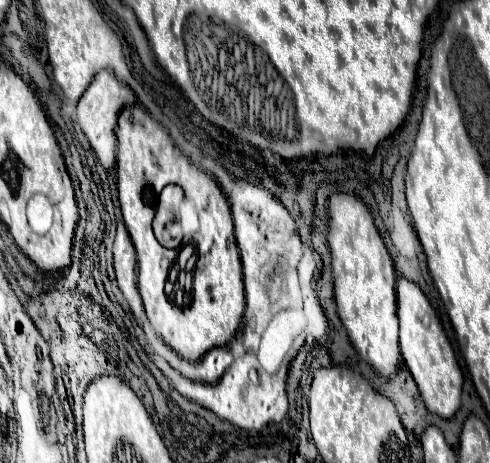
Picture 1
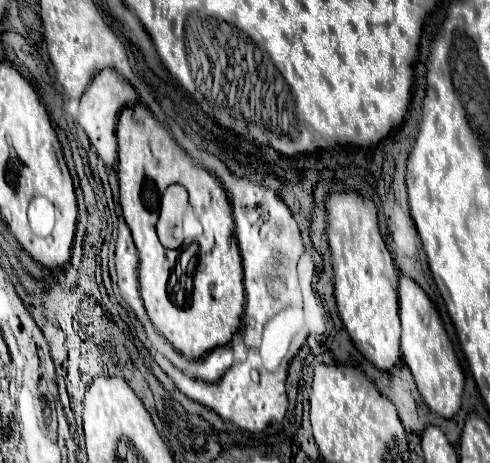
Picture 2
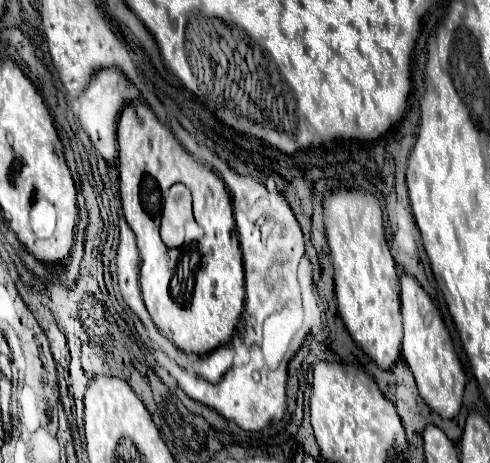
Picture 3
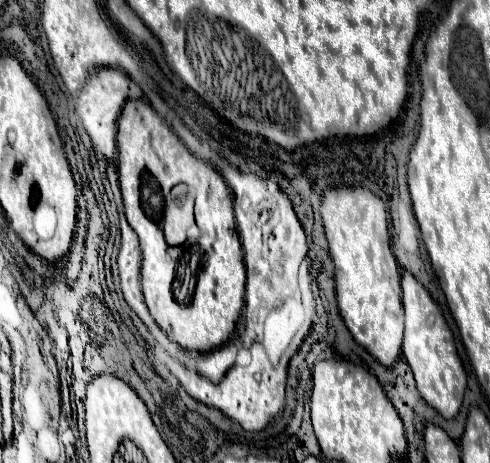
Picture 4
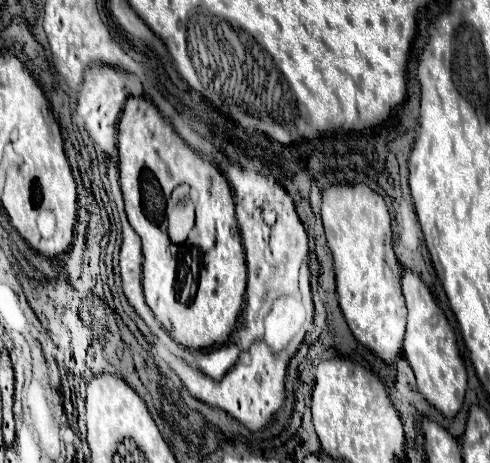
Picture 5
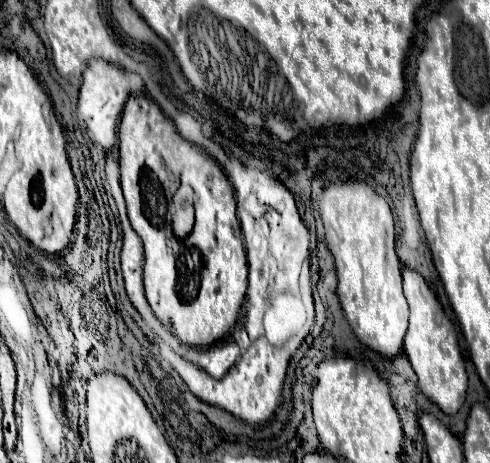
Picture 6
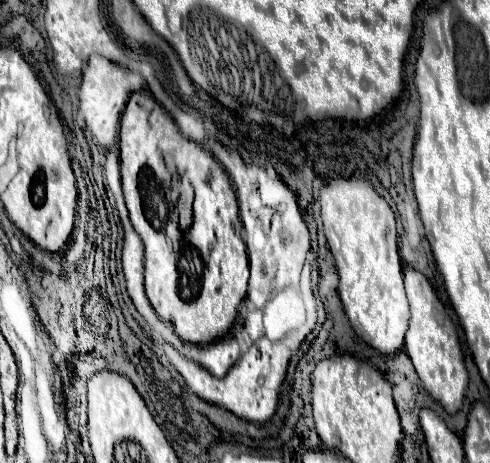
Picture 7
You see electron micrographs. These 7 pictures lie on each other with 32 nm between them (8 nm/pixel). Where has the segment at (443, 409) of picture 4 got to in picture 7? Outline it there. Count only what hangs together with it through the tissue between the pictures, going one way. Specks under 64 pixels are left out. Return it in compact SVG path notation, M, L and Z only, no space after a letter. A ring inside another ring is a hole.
M404 266L404 286L410 302L410 326L406 332L404 350L408 352L424 390L434 400L438 400L446 412L456 414L462 408L464 392L468 386L468 372L464 366L464 356L456 326L450 320L444 304L436 296L432 284L422 272L414 270L412 266Z

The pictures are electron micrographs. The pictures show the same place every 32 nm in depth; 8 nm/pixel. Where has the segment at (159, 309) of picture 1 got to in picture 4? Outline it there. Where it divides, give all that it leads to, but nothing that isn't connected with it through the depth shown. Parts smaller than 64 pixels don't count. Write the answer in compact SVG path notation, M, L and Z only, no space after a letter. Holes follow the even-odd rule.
M144 98L128 100L118 120L118 174L128 224L140 238L142 248L142 288L152 318L176 340L182 348L206 352L228 342L244 304L246 268L242 244L236 230L232 194L220 172L200 158L196 158L172 128L158 116L152 104ZM174 184L188 184L196 194L196 220L202 220L202 262L194 296L188 302L178 302L172 290L176 278L178 258L168 250L162 228L164 194L162 188Z

